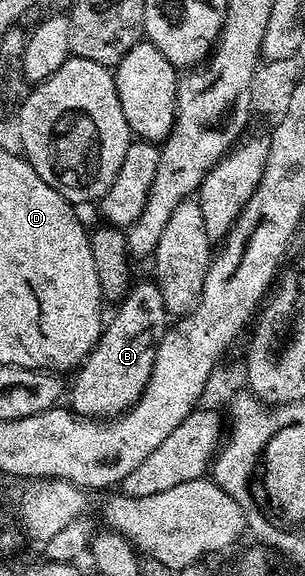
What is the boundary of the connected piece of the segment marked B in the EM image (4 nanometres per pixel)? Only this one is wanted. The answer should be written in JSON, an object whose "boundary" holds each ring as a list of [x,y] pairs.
{"boundary":[[[151,279],[133,283],[117,308],[120,309],[113,314],[112,325],[101,331],[100,341],[75,373],[76,381],[73,384],[71,381],[70,408],[78,416],[115,418],[136,404],[146,390],[146,382],[150,382],[156,348],[170,327],[170,315],[160,287]]]}

